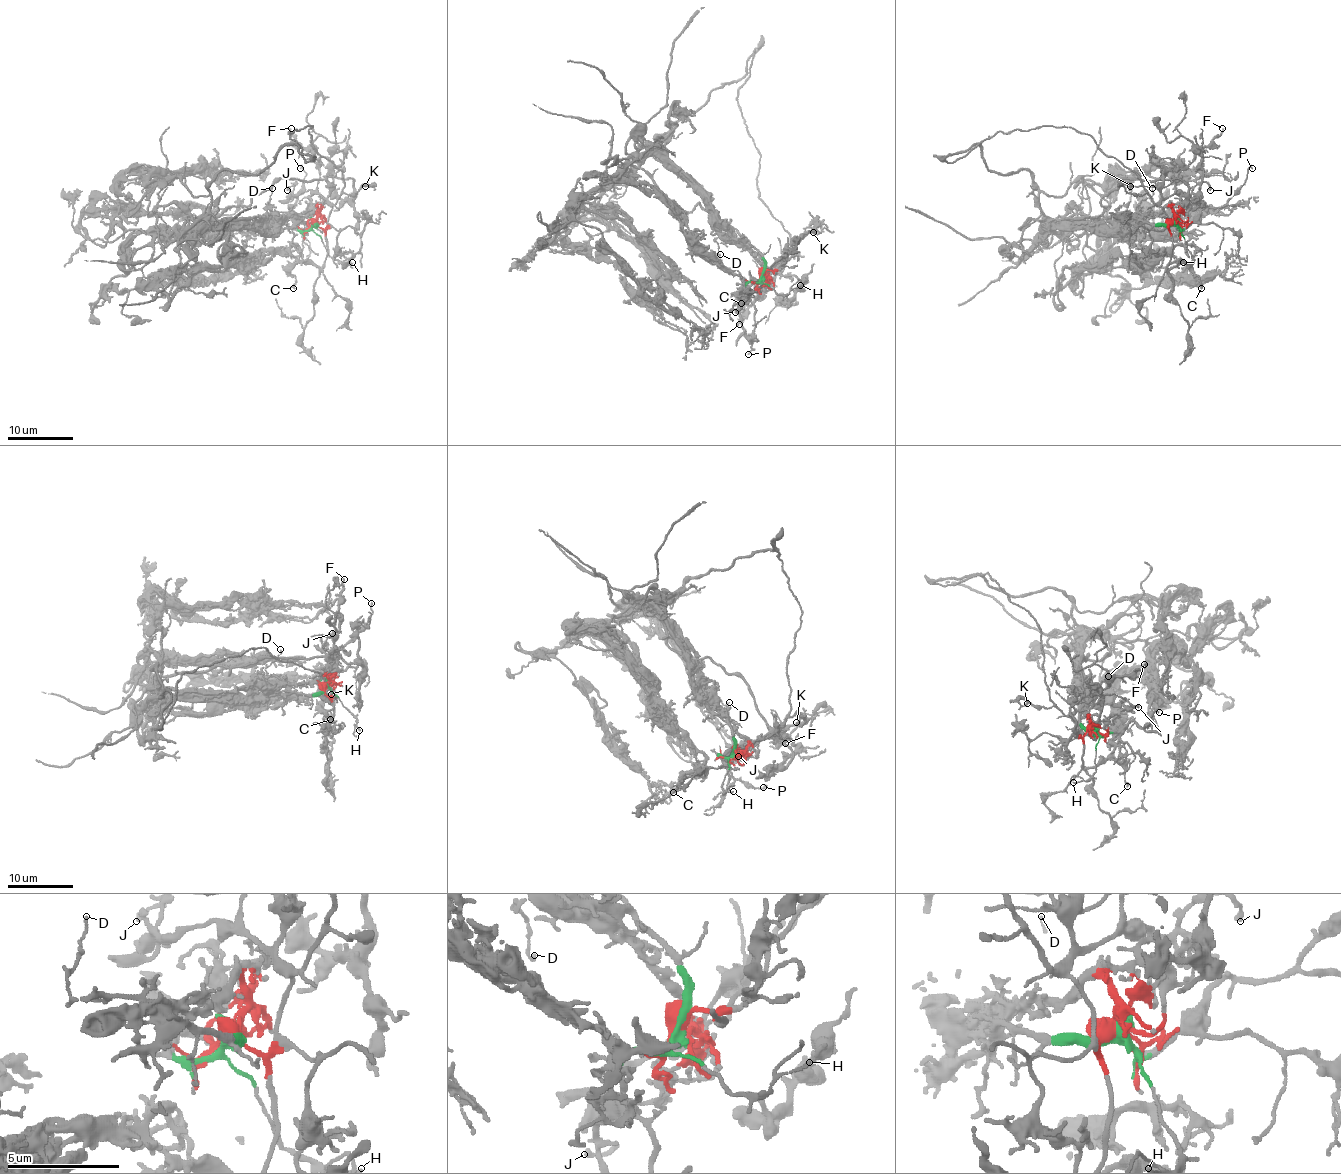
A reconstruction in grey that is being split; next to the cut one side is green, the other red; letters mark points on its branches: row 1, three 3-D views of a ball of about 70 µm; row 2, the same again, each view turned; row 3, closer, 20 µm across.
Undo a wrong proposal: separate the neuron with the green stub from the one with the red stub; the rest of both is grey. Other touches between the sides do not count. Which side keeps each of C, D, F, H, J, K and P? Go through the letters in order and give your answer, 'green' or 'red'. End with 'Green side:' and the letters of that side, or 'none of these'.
C: red
D: green
F: red
H: green
J: red
K: red
P: green
Green side: D, H, P

